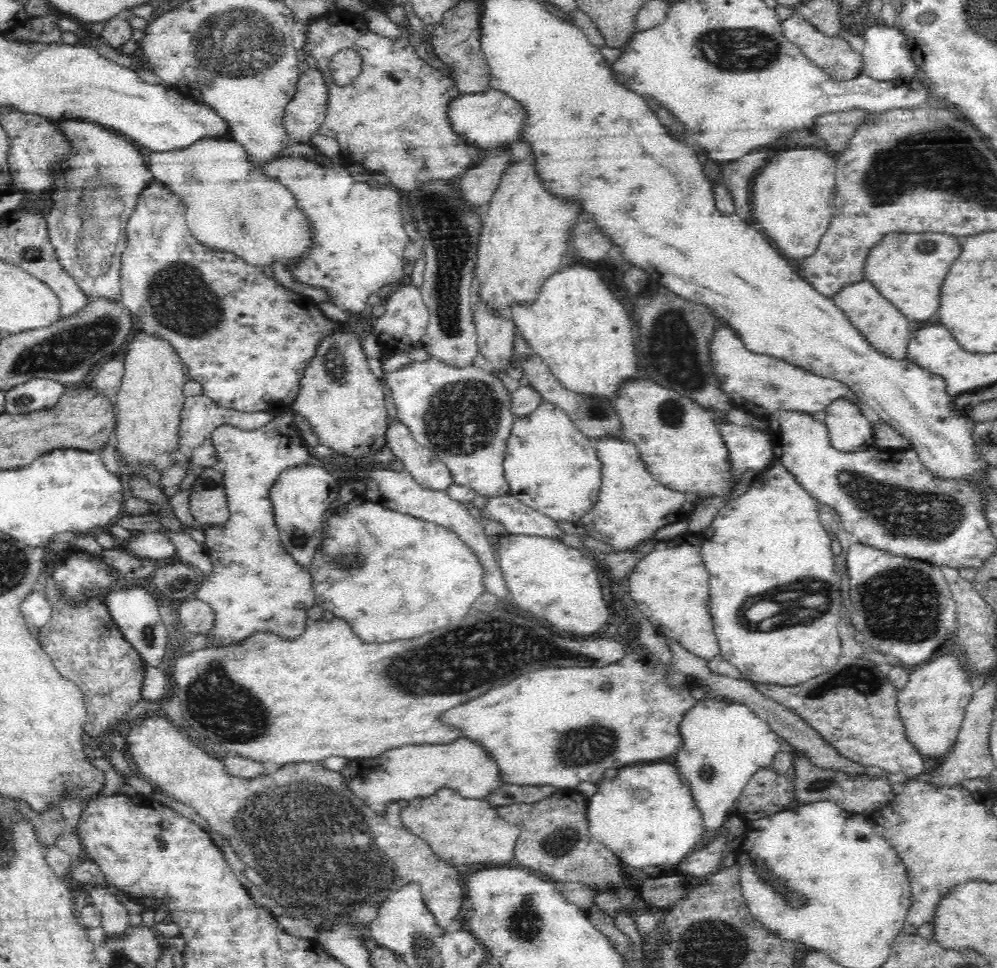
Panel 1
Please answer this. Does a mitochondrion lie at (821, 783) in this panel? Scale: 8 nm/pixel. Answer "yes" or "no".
yes

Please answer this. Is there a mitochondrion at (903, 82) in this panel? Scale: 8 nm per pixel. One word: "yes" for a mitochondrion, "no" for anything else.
no

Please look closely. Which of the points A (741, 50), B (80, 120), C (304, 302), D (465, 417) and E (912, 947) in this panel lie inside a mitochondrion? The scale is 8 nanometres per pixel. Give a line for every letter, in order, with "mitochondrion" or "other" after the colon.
A: mitochondrion
B: other
C: other
D: mitochondrion
E: other

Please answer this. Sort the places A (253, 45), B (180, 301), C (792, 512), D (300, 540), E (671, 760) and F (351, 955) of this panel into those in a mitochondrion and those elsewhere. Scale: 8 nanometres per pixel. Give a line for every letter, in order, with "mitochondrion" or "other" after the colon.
A: mitochondrion
B: mitochondrion
C: other
D: mitochondrion
E: other
F: other

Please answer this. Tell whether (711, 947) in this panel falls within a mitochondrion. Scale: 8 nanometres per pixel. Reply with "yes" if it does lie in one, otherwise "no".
yes

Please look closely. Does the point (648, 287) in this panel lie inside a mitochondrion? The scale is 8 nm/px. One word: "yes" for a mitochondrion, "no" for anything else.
no

